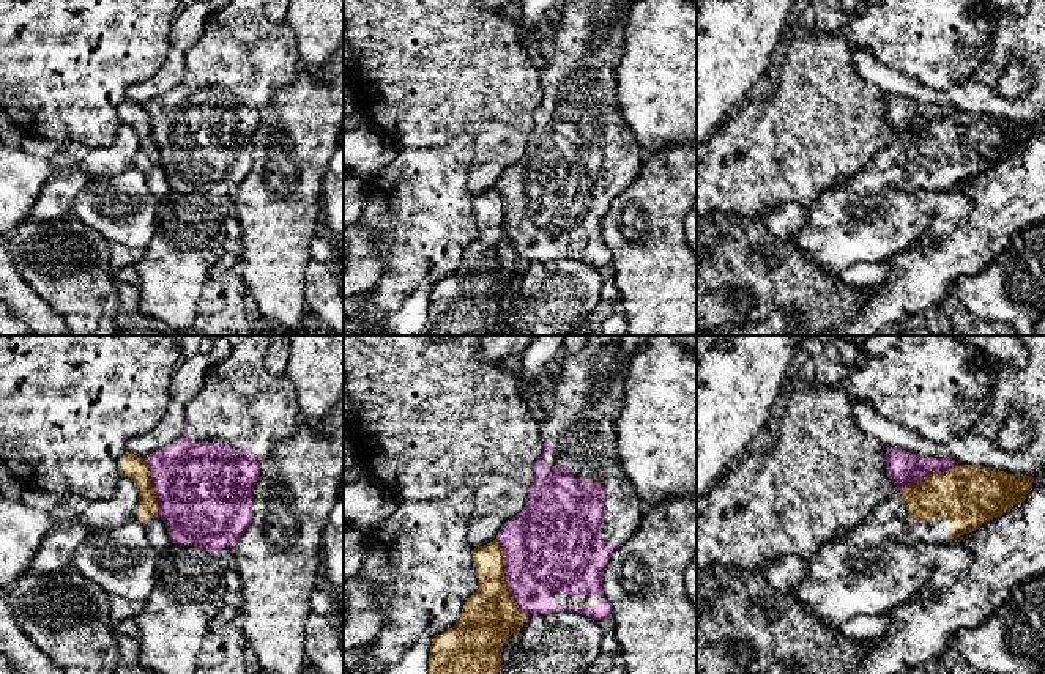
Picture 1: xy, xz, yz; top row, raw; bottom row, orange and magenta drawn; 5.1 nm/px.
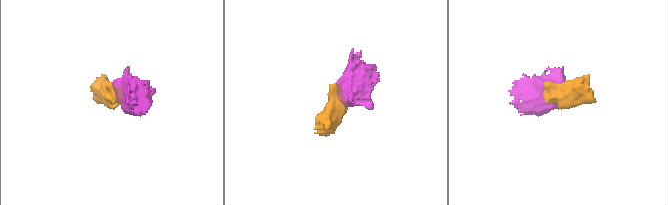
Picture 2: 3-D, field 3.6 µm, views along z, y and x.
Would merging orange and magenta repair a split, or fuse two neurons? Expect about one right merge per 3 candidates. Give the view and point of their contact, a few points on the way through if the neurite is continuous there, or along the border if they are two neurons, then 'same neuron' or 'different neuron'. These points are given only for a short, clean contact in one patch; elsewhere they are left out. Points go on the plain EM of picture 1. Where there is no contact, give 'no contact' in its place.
contact xz (503, 225); border xz (495, 186), (502, 197), (502, 219), (506, 237), (525, 263); different neuron

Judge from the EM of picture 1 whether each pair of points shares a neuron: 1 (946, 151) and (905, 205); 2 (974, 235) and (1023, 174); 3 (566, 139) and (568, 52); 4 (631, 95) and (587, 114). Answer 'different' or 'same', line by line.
1: different
2: same
3: same
4: different

